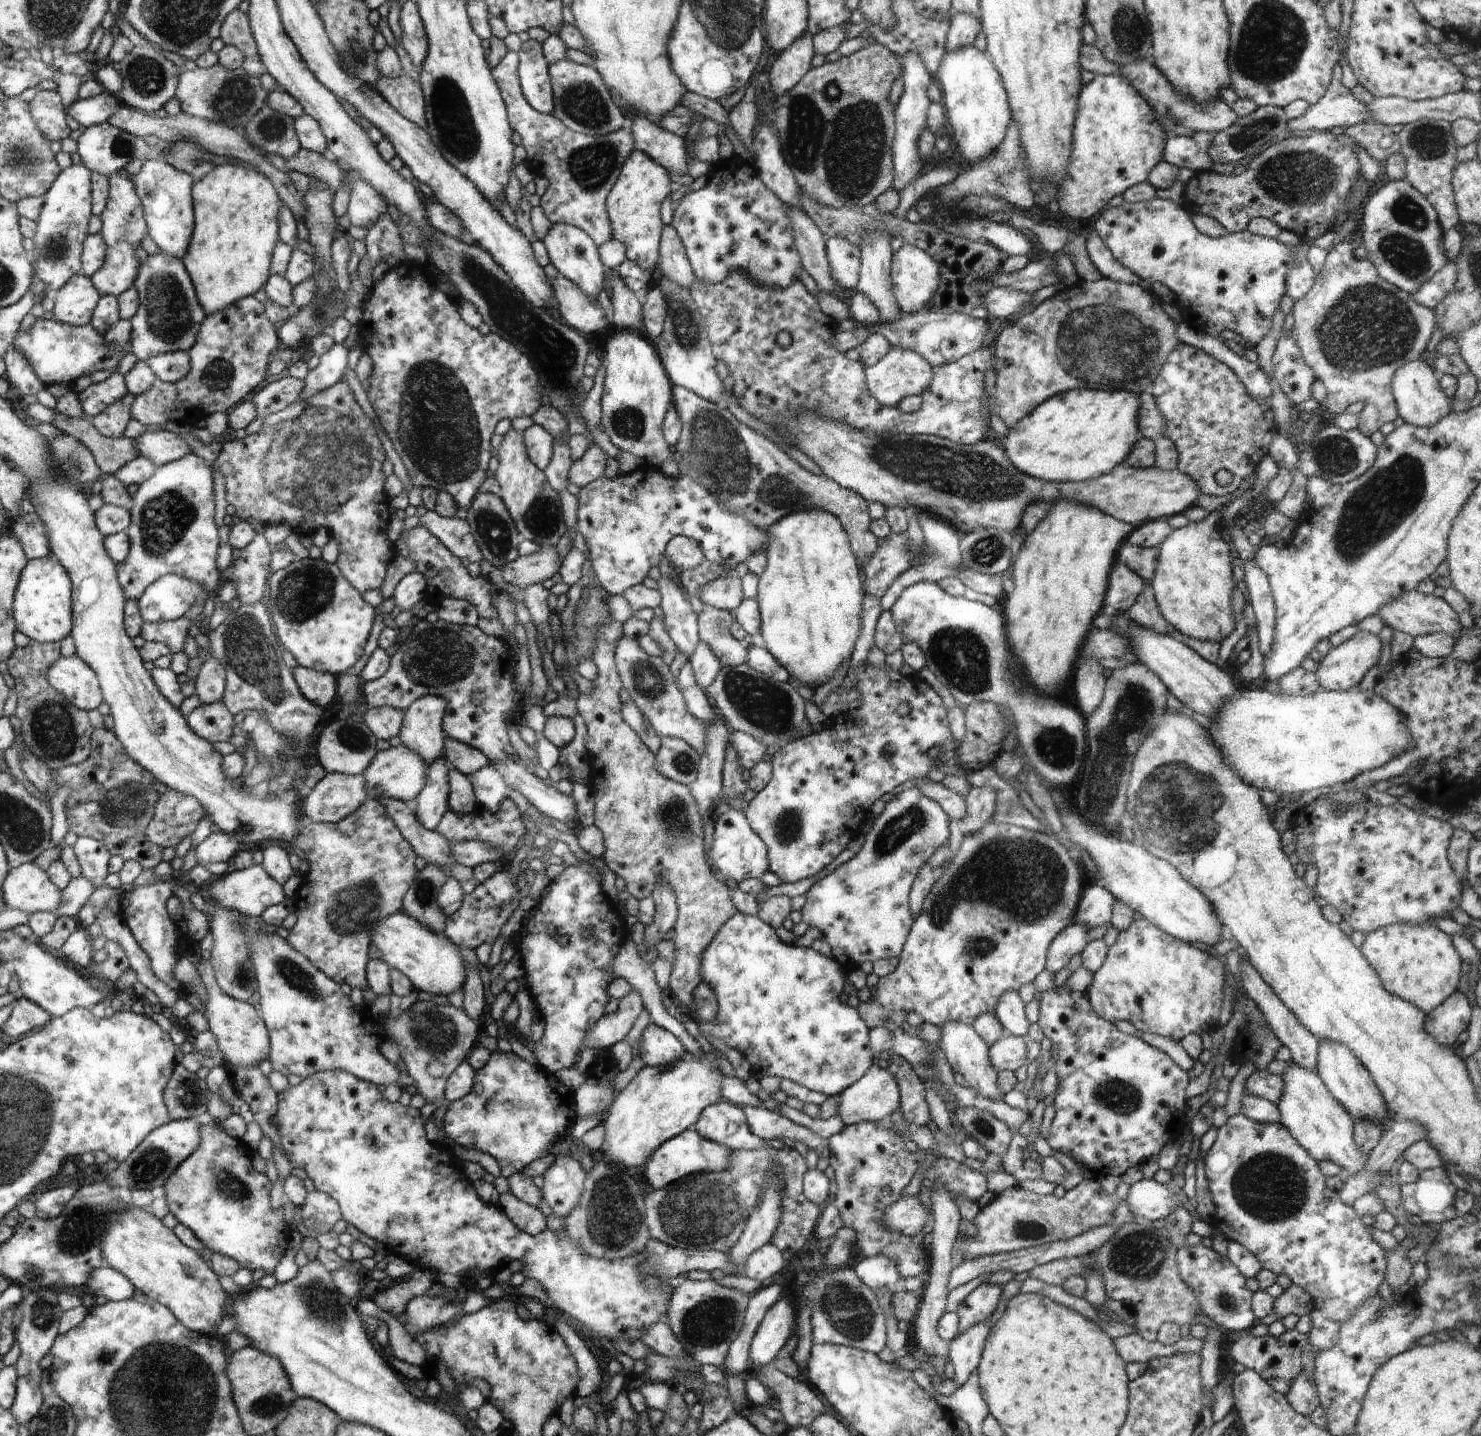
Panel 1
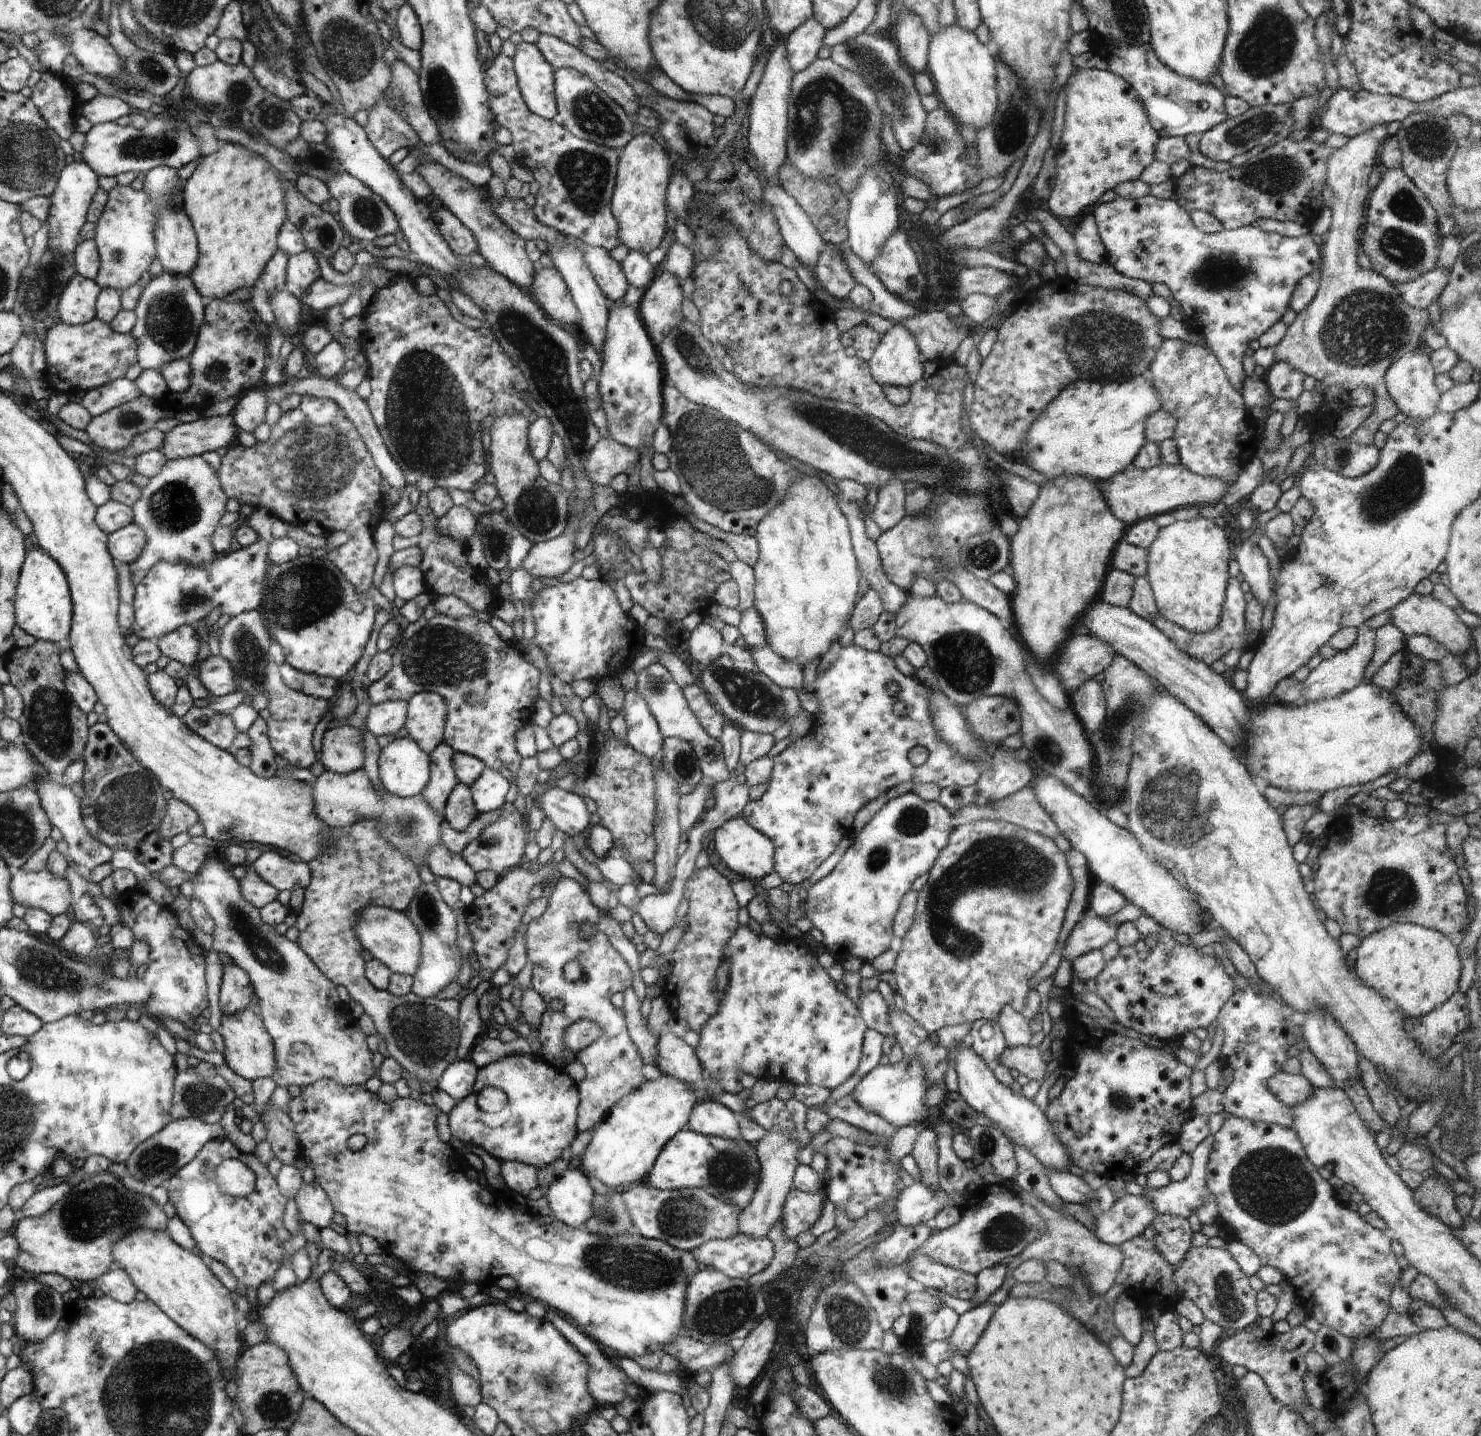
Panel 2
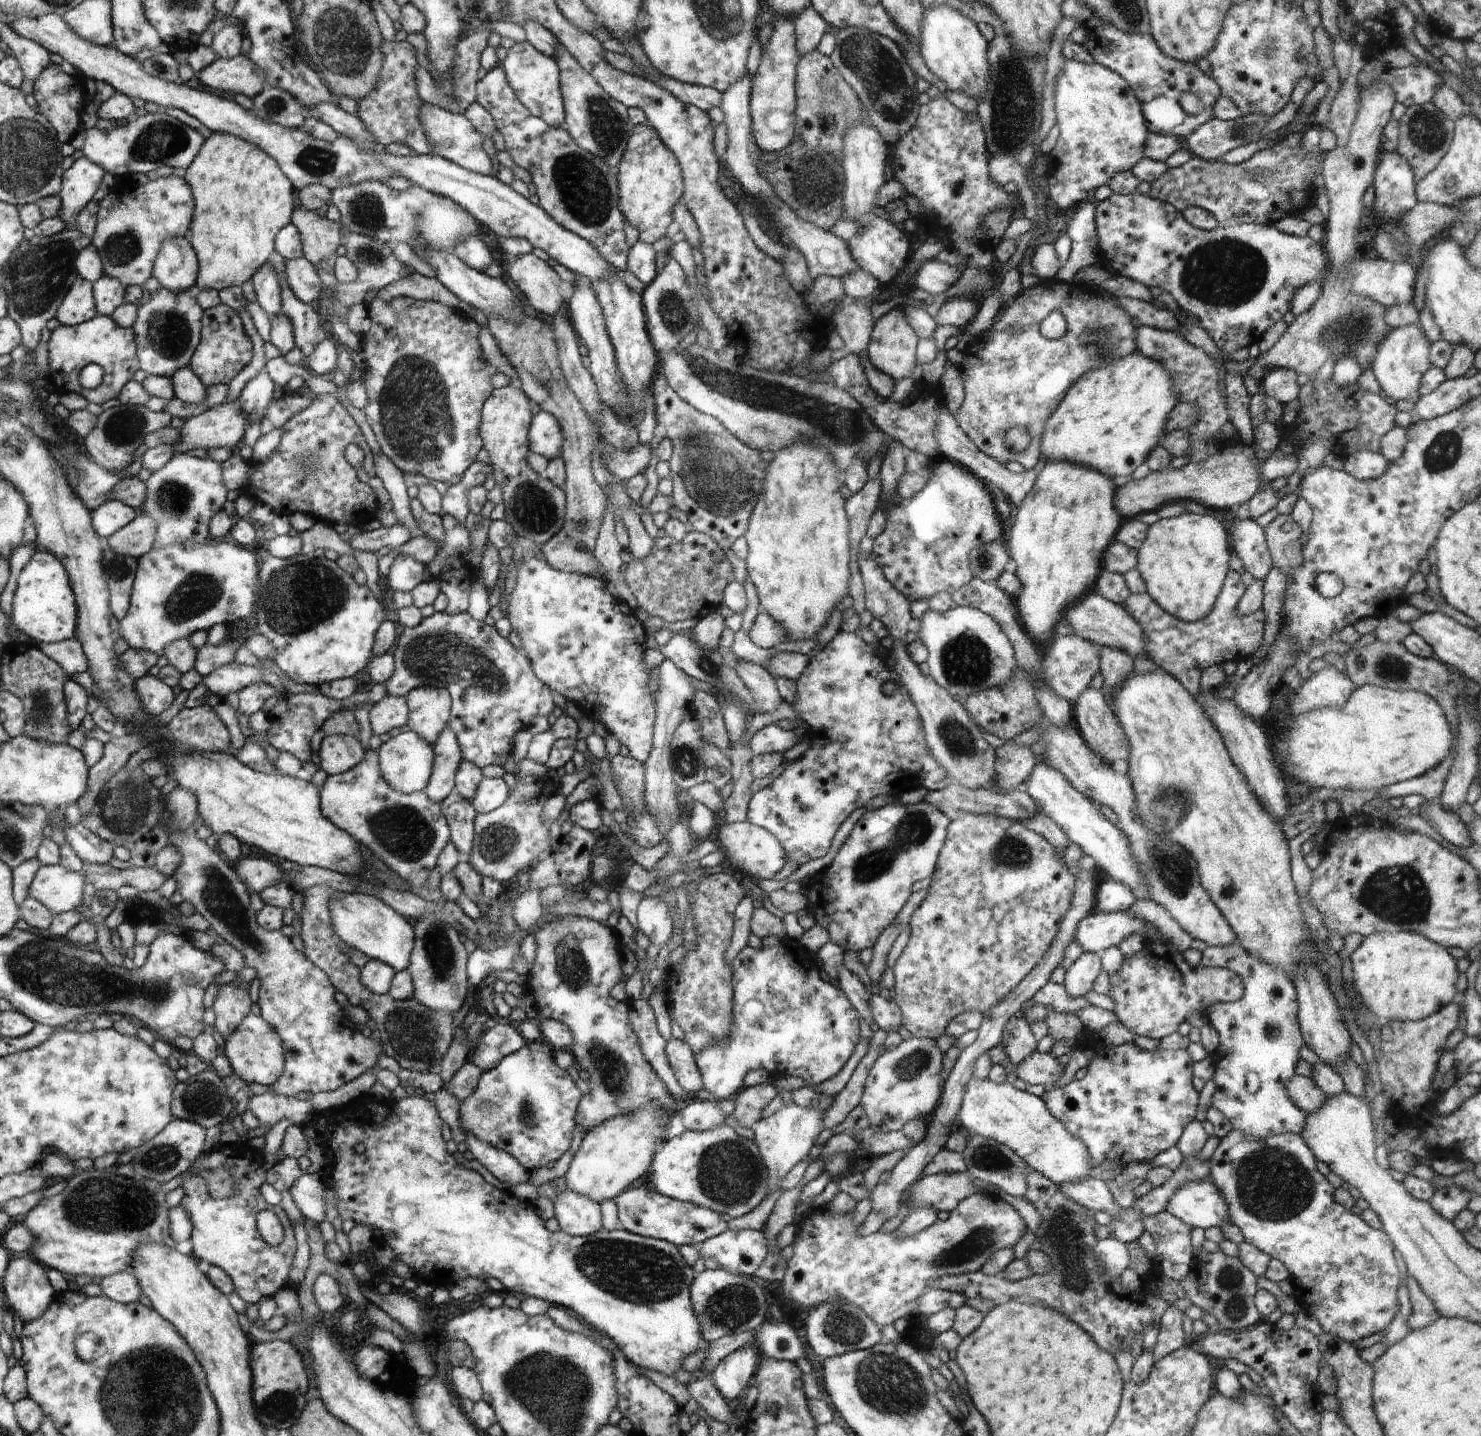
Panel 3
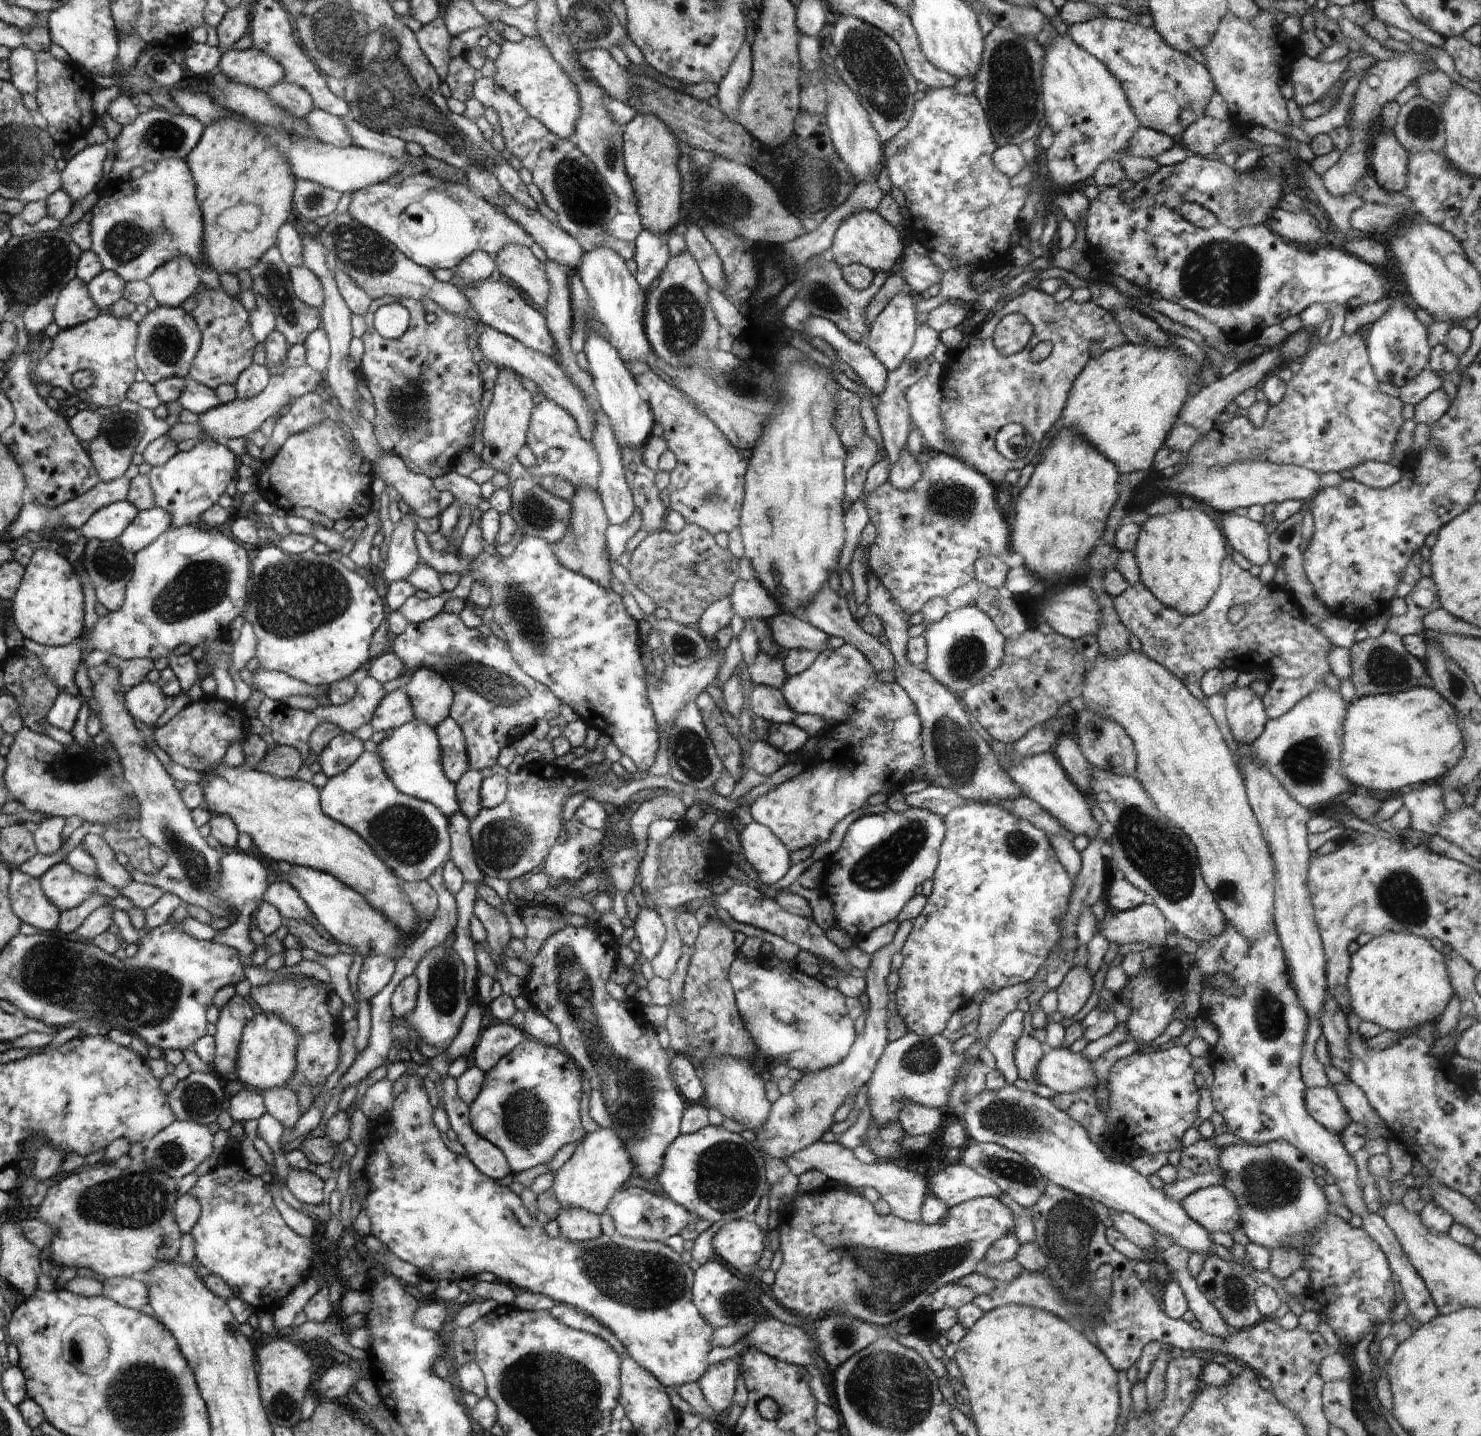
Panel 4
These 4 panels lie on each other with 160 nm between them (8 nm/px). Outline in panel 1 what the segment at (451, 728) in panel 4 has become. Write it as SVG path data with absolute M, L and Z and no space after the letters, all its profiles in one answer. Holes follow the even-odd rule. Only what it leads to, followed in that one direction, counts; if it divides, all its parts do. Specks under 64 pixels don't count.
M437 759L427 767L427 786L420 792L414 813L428 829L439 827L450 809L450 767L447 760Z

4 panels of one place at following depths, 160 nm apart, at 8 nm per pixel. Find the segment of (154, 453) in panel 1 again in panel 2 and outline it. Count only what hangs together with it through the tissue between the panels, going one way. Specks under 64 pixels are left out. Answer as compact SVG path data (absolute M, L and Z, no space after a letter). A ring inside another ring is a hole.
M232 414L200 417L188 424L181 423L164 433L159 452L166 461L201 456L205 452L227 447L238 434Z

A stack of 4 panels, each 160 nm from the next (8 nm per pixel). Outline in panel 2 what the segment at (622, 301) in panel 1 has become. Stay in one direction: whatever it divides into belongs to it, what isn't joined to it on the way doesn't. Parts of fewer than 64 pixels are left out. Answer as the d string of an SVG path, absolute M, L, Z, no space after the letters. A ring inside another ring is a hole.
M583 246L588 270L595 276L596 284L613 302L620 300L628 290L628 282L620 263L601 247Z

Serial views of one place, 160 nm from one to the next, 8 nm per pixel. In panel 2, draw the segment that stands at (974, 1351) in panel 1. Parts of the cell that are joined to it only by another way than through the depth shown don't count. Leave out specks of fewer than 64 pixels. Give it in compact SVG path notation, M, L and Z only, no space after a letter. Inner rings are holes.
M985 1302L959 1315L958 1323L949 1340L962 1356L966 1357L970 1354L970 1350L974 1348L986 1326L990 1324L994 1310L996 1310L995 1304Z

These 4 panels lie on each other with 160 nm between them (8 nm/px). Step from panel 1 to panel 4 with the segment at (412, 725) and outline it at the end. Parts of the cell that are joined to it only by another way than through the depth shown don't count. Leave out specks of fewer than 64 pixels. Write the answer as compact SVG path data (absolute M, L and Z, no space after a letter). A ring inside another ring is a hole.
M432 668L414 671L404 691L411 699L415 718L436 728L449 717L452 689L448 681Z

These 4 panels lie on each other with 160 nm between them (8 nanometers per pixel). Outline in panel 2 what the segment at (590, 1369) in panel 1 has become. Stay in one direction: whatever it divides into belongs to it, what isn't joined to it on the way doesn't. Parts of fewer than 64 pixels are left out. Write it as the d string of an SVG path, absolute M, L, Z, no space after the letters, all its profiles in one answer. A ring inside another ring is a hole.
M548 1308L545 1320L550 1321L556 1329L570 1341L576 1349L588 1358L591 1365L590 1390L596 1402L608 1404L608 1407L616 1407L624 1401L626 1396L626 1374L622 1374L606 1356L602 1356L602 1350L582 1334L582 1329L576 1324L570 1324L566 1318L555 1309Z

